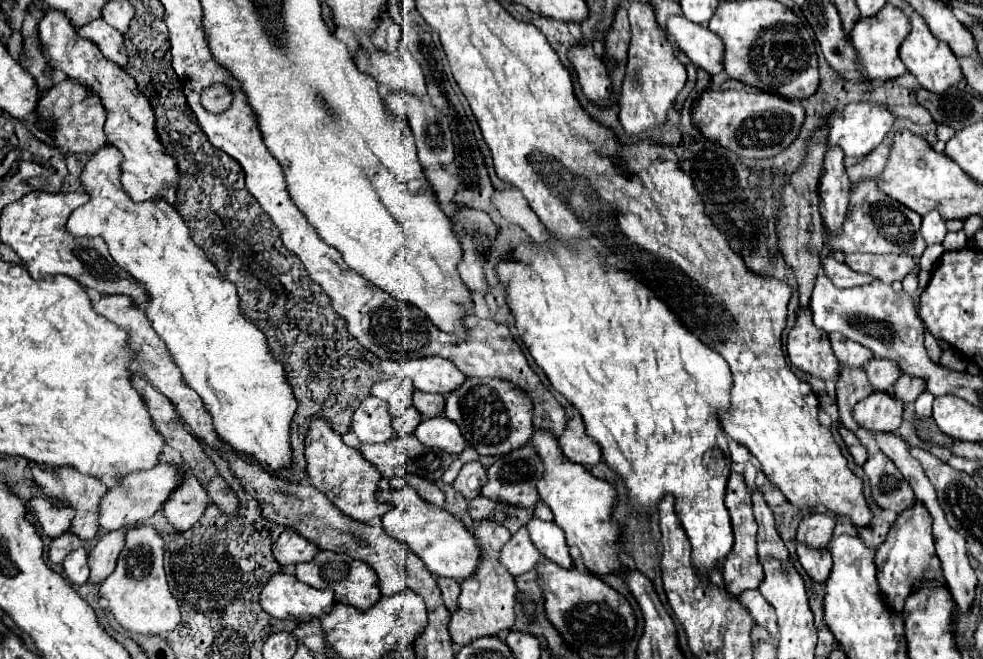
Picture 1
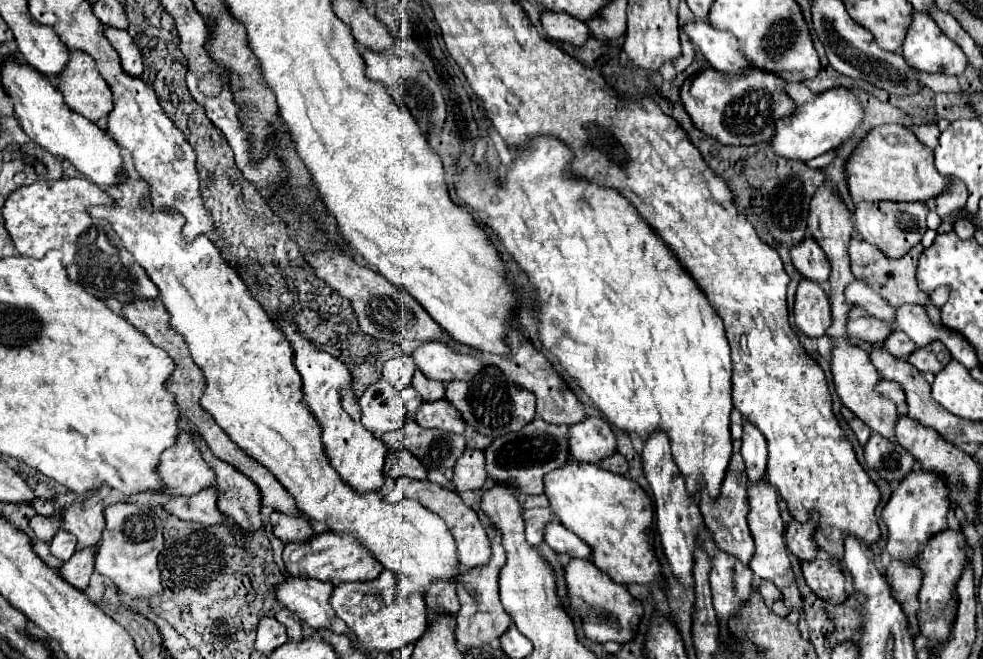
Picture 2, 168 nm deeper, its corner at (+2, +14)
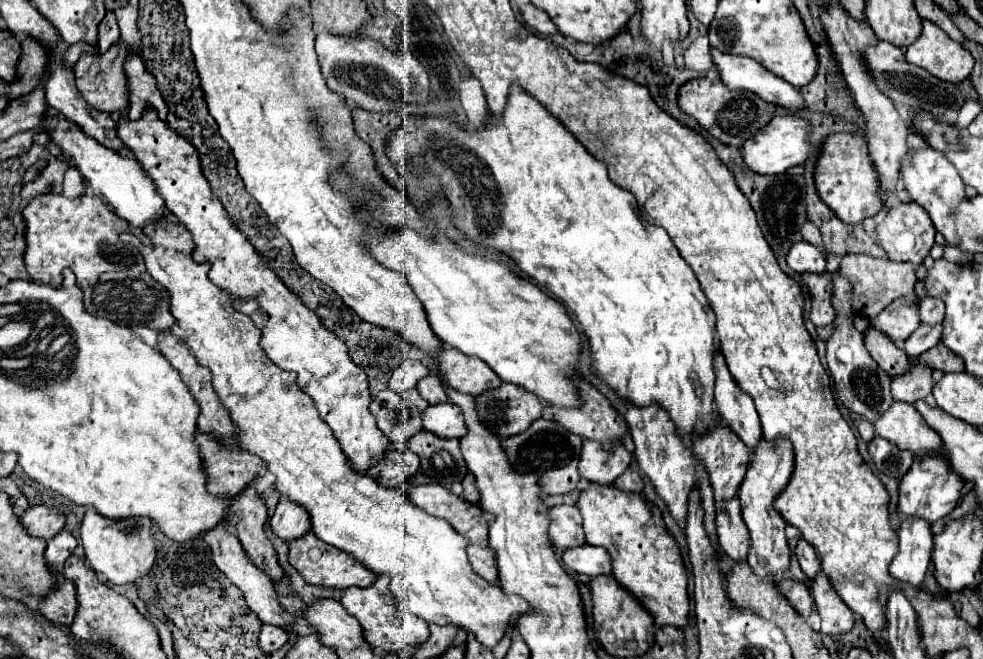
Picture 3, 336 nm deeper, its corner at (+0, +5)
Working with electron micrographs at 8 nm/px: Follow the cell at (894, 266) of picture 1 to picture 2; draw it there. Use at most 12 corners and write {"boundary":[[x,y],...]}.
{"boundary":[[850,240],[852,272],[896,308],[940,310],[916,284],[922,244],[898,260],[864,240]]}

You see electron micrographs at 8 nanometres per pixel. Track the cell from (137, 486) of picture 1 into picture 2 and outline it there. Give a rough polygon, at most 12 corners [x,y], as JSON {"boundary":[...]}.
{"boundary":[[190,432],[162,454],[166,494],[192,496],[216,482]]}

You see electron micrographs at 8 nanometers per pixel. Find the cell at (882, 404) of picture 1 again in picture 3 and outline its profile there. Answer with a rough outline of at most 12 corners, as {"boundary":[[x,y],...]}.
{"boundary":[[930,367],[892,381],[892,399],[910,405],[928,399]]}

